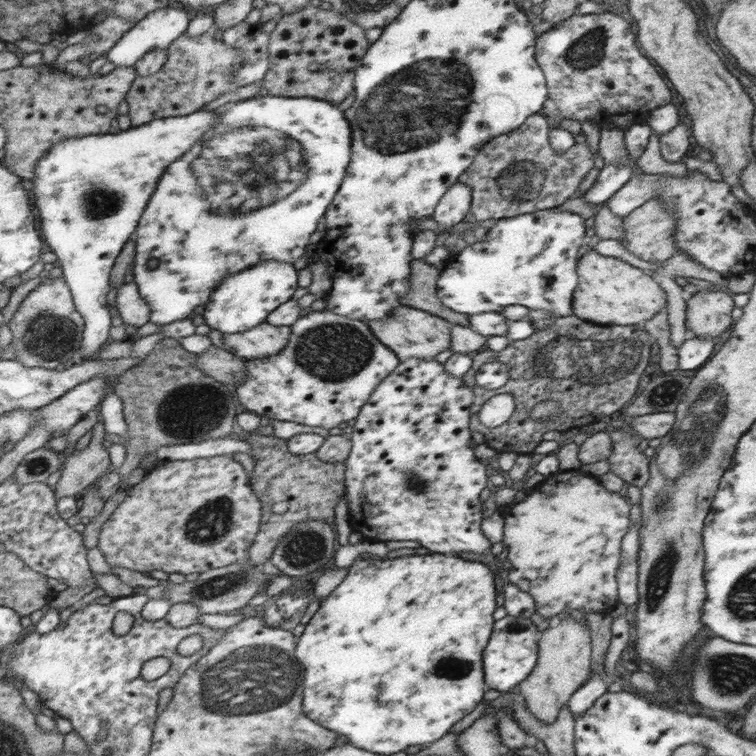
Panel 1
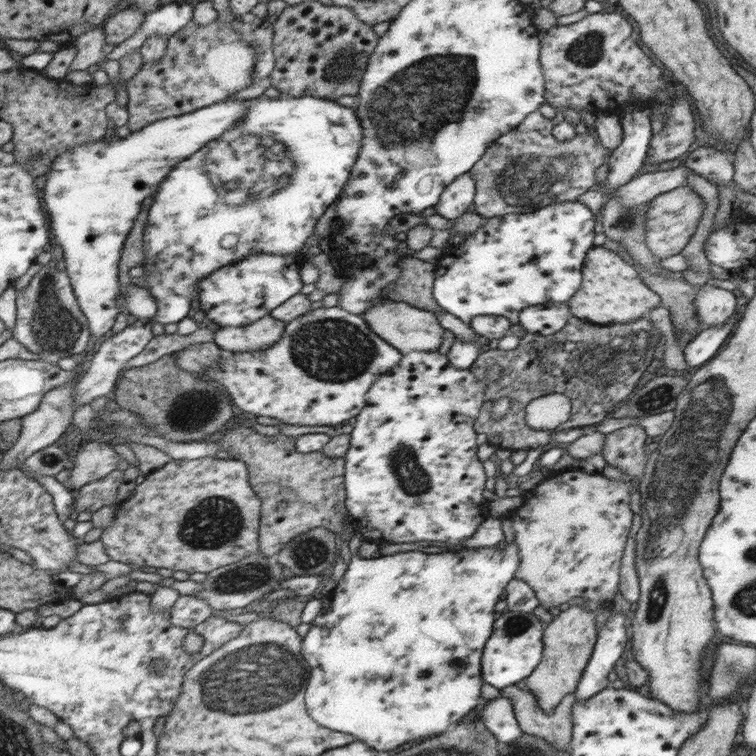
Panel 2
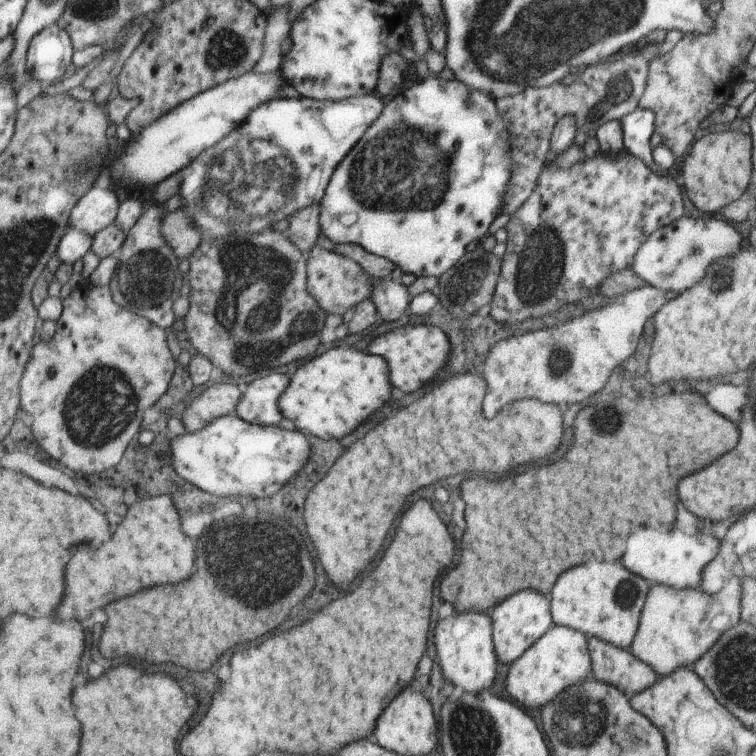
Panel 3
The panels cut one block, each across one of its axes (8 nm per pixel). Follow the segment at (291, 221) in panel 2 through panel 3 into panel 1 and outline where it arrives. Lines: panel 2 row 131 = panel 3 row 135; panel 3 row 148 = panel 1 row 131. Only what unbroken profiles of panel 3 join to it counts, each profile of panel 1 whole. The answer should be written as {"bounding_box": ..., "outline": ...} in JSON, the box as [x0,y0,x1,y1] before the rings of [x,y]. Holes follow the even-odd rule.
{"bounding_box":[133,94,353,326],"outline":[[[269,94],[241,102],[227,102],[217,108],[217,116],[219,118],[215,126],[203,134],[205,138],[199,140],[199,152],[187,152],[179,160],[171,162],[171,166],[167,166],[165,174],[159,178],[155,194],[151,194],[151,206],[147,206],[147,214],[143,214],[139,230],[135,230],[133,276],[139,296],[149,306],[149,322],[157,326],[183,322],[195,306],[207,302],[207,296],[219,286],[223,278],[261,260],[277,260],[287,264],[293,264],[299,258],[311,260],[305,252],[305,246],[309,244],[319,218],[339,188],[341,178],[345,176],[353,134],[351,124],[347,122],[345,114],[335,108],[335,104],[315,98],[279,98]],[[225,192],[229,192],[227,198]],[[201,194],[209,204],[201,198]],[[225,204],[229,208],[227,212],[237,216],[217,216],[225,214]],[[207,208],[215,210],[215,214],[207,212]],[[149,260],[155,260],[157,264],[149,268]]]}

